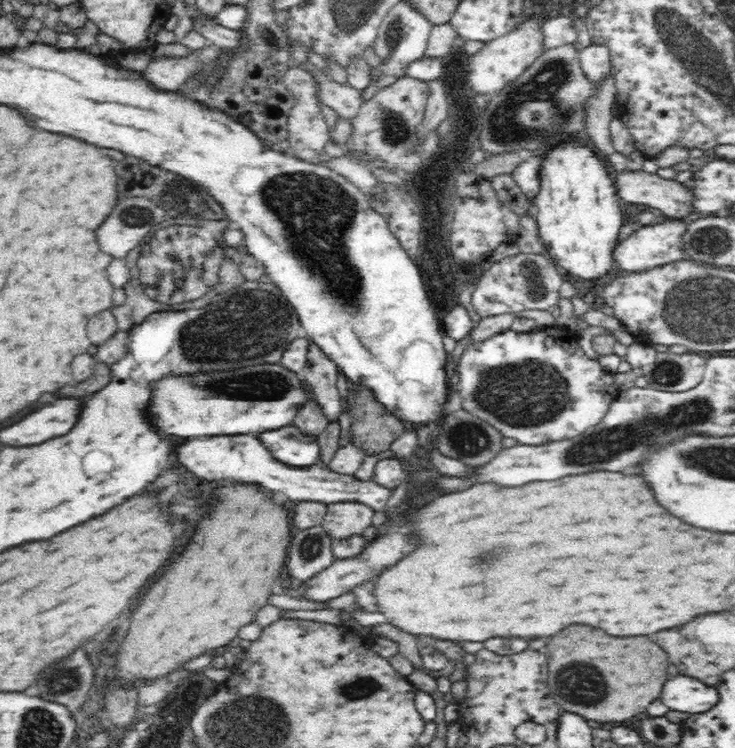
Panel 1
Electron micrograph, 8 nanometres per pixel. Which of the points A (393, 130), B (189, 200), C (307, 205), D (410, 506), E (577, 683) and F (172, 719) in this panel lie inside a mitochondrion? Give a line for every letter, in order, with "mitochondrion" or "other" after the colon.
A: mitochondrion
B: mitochondrion
C: mitochondrion
D: other
E: mitochondrion
F: mitochondrion

